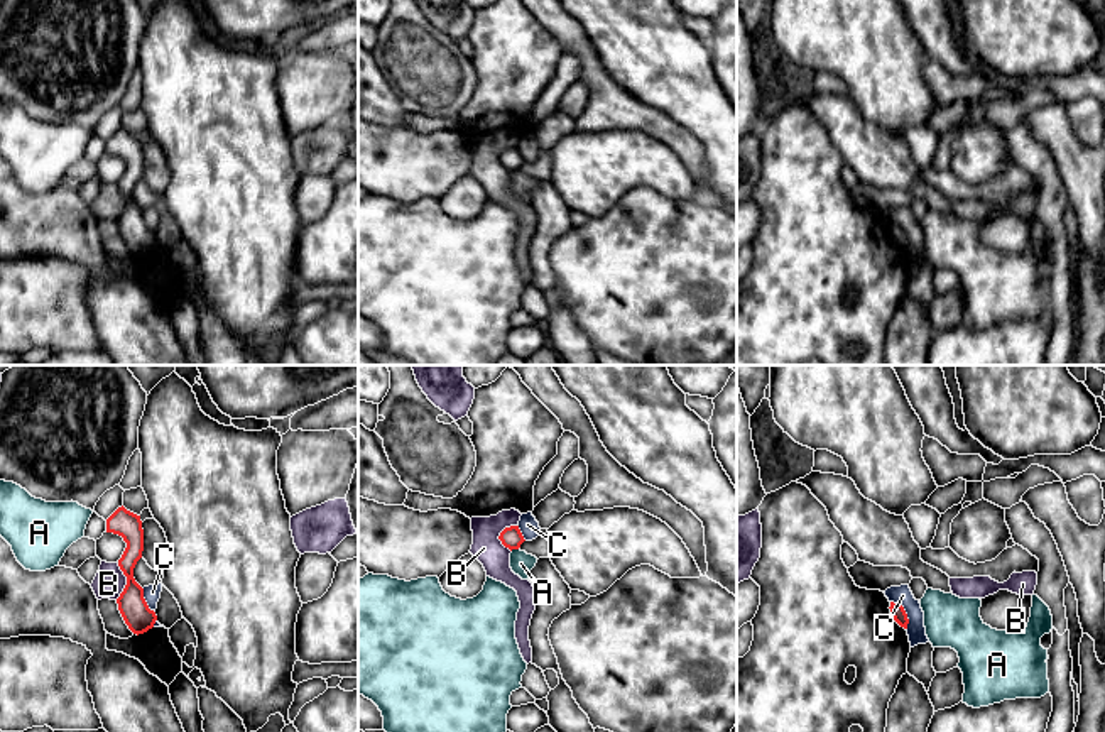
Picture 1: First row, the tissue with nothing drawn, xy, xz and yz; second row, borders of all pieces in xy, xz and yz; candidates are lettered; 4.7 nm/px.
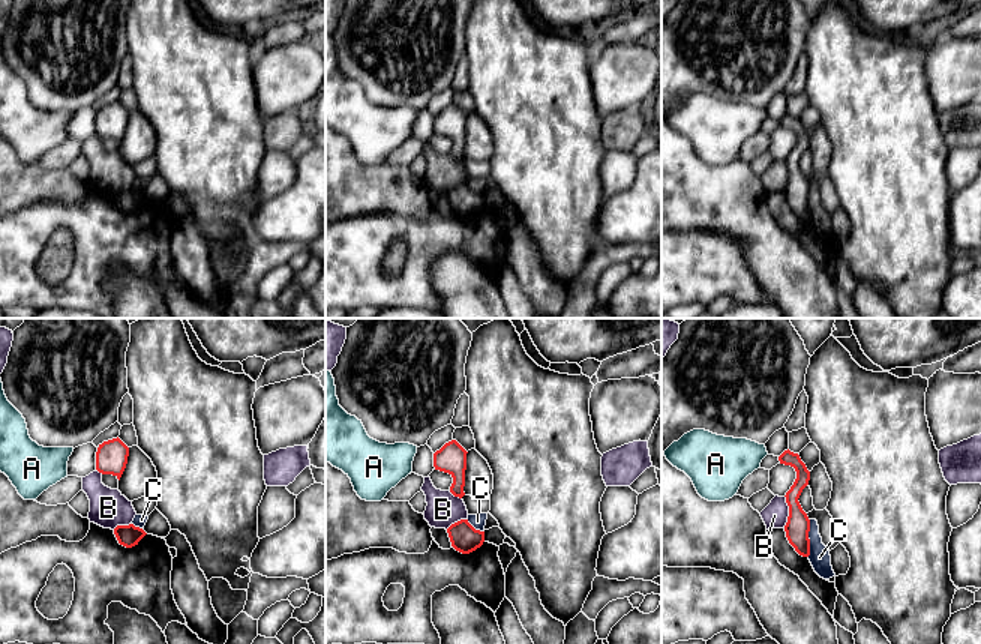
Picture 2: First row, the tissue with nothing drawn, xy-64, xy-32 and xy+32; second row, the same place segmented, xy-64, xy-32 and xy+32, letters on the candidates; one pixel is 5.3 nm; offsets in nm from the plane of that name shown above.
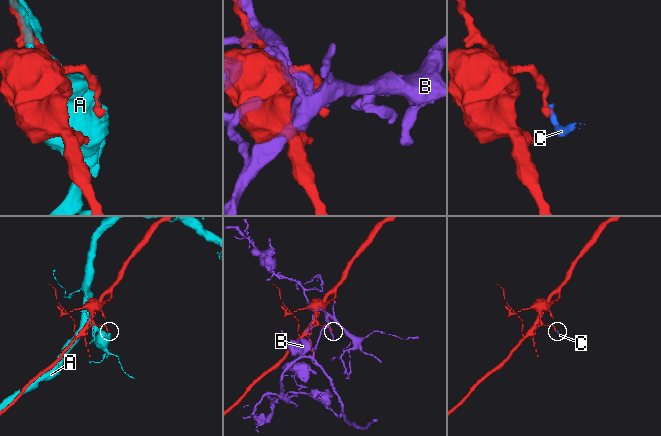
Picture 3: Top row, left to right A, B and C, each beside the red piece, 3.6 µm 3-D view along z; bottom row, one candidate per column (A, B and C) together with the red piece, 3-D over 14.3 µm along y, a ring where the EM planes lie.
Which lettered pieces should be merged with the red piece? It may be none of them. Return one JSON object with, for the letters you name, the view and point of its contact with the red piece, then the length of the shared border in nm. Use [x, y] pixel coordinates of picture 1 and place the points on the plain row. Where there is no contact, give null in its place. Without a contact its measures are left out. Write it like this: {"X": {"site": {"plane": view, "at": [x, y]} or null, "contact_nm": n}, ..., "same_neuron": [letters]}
{"same_neuron": []}

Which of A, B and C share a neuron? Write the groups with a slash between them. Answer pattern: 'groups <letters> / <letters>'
groups A / B / C

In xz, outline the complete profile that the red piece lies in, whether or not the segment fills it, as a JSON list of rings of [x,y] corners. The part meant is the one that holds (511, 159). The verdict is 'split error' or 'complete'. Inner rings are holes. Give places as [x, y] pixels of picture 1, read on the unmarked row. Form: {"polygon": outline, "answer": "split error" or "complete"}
{"polygon": [[[519,147],[505,149],[505,150],[500,154],[498,161],[500,161],[502,166],[504,166],[505,169],[509,169],[510,172],[512,172],[512,171],[519,171],[520,166],[525,162],[524,157],[522,157],[522,154],[520,154],[520,150],[519,150]]], "answer": "complete"}

